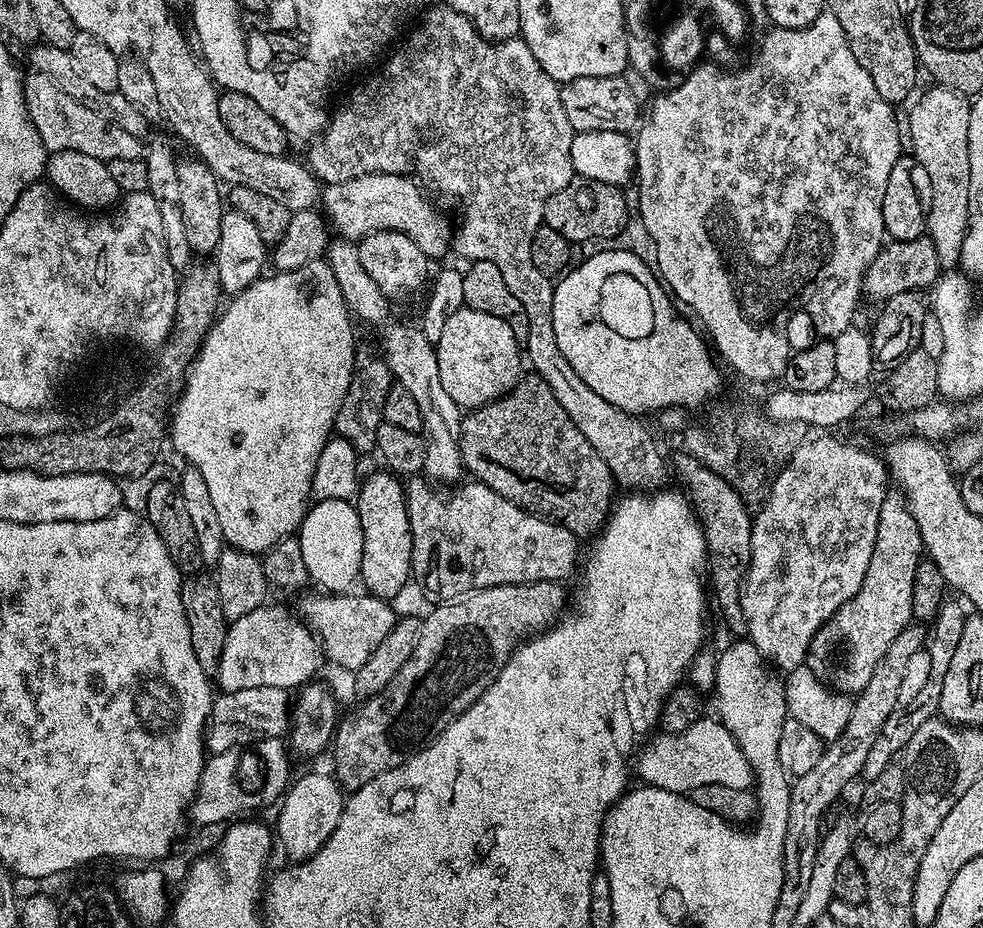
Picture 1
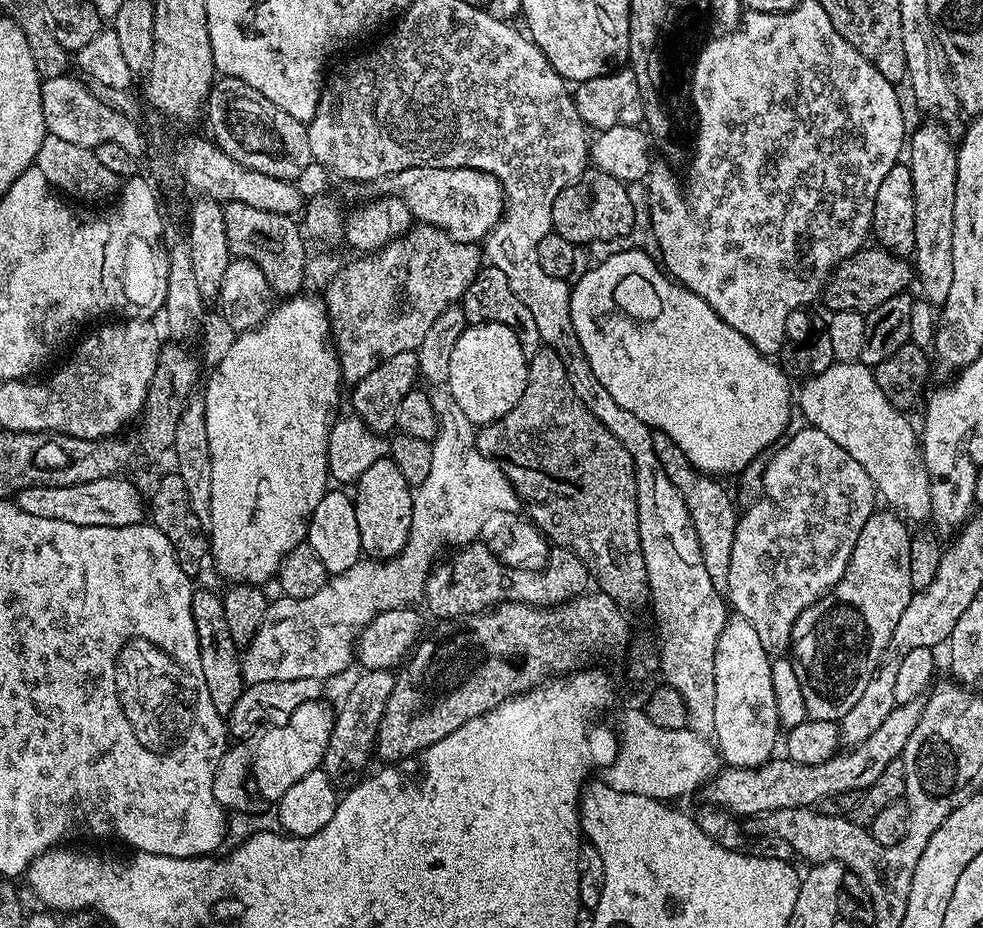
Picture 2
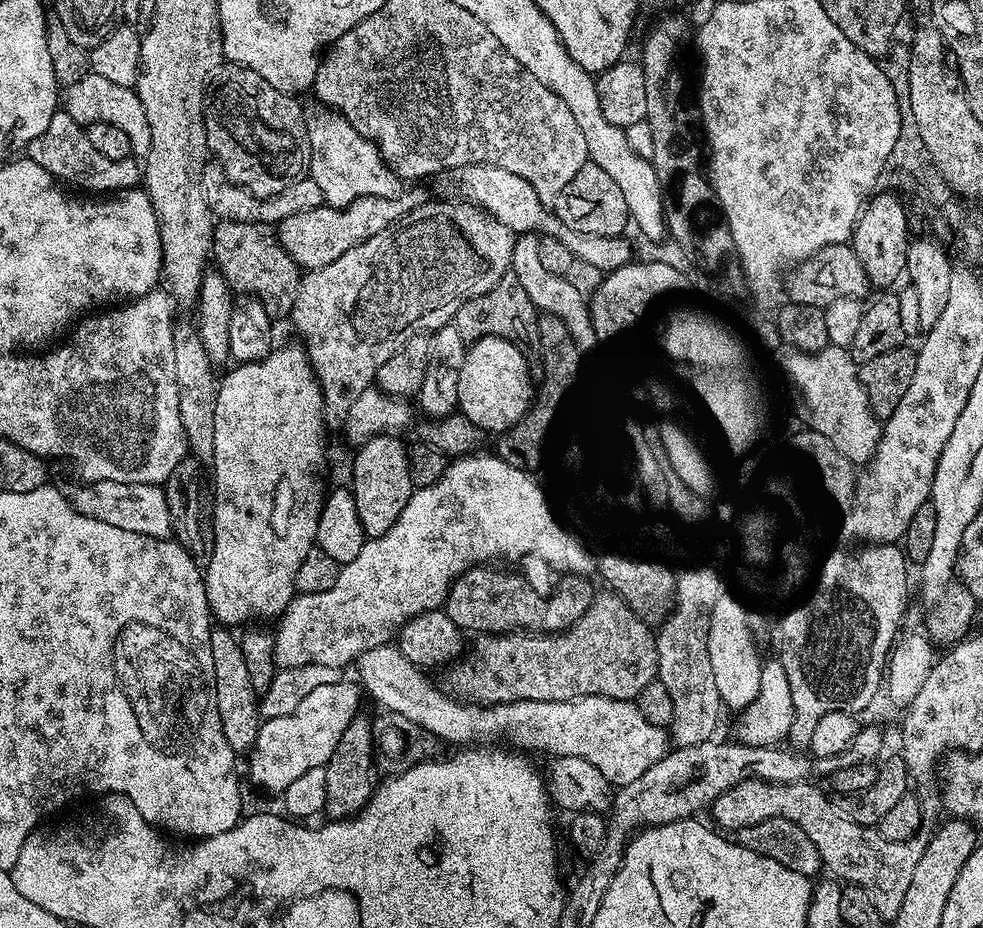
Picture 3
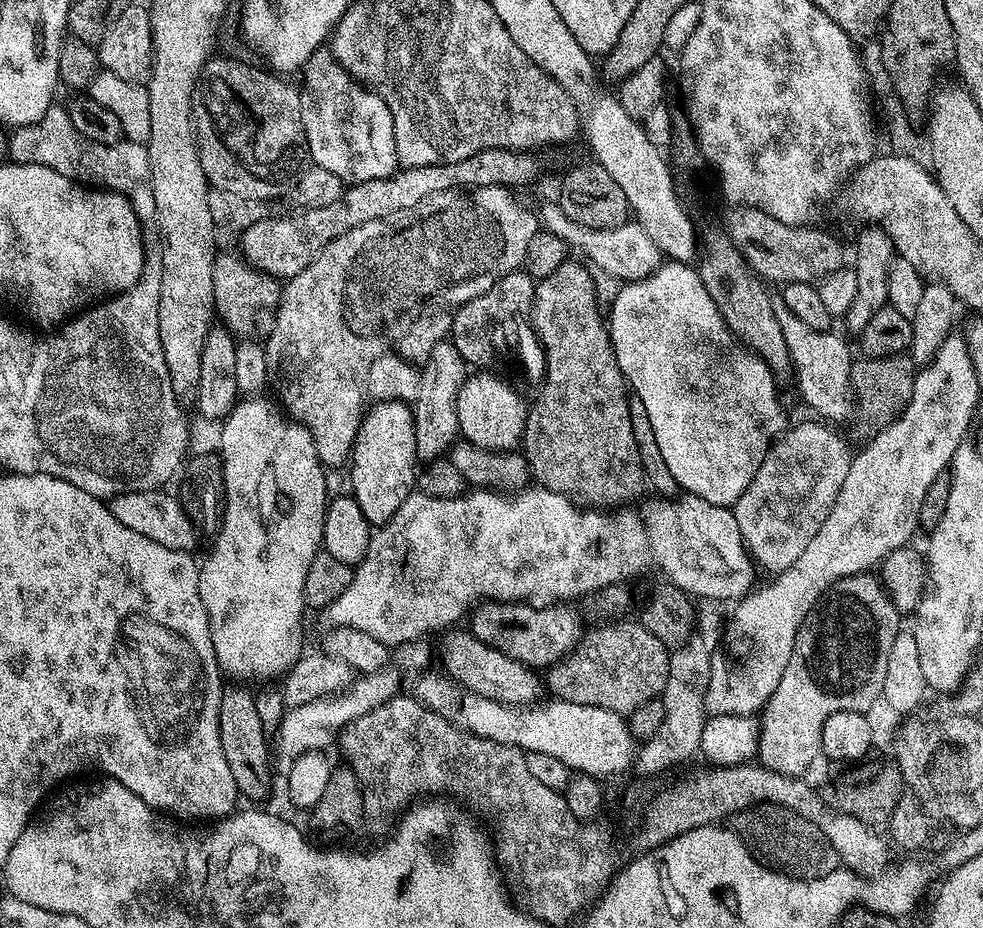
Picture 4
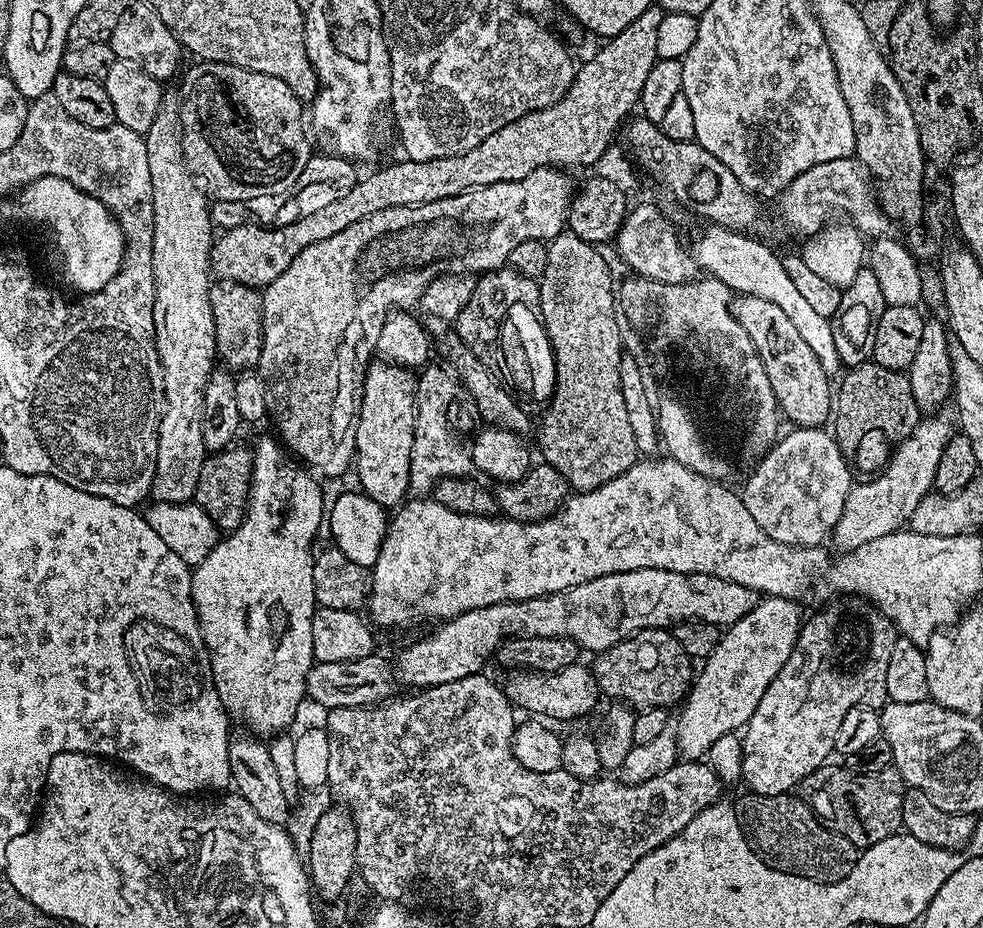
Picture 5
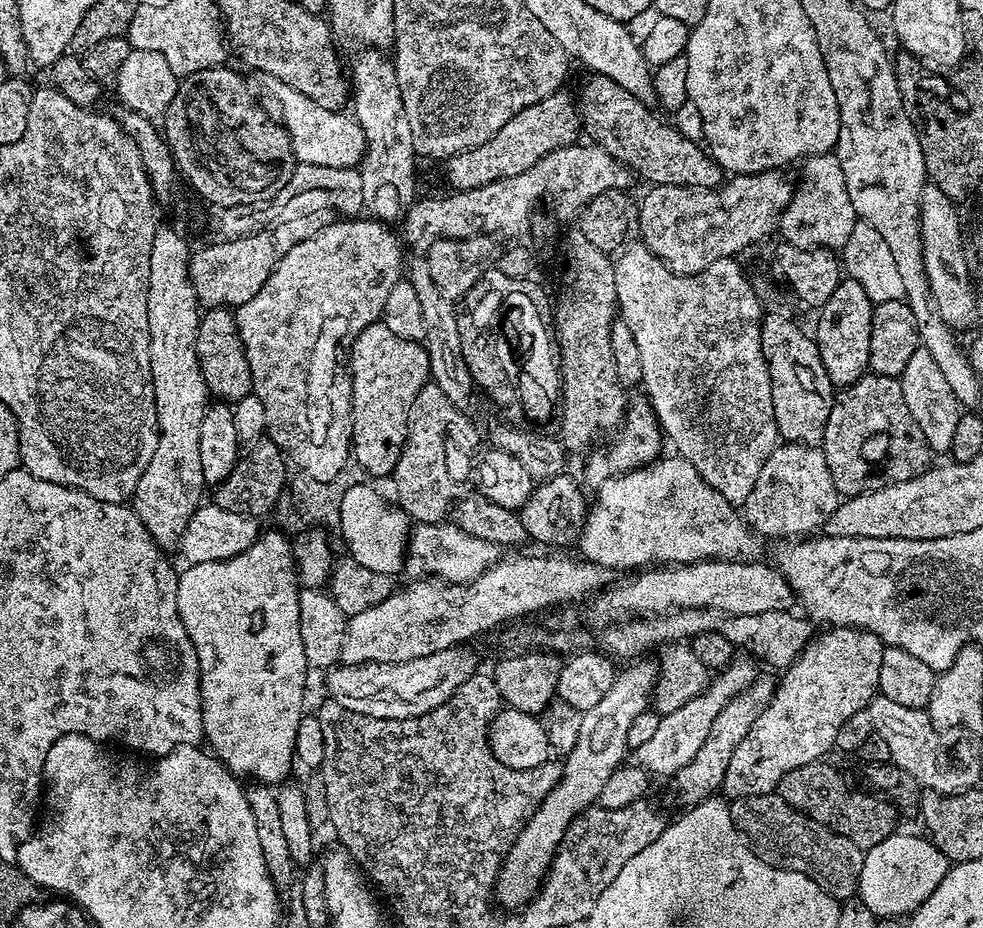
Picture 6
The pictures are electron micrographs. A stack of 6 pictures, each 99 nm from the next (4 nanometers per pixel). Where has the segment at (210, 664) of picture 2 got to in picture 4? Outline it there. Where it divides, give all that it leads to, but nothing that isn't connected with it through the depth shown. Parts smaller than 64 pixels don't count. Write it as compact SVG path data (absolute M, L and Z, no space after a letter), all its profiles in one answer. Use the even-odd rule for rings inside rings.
M236 686L240 688L225 687L220 693L220 710L218 730L222 738L222 755L230 766L230 774L234 774L237 793L249 796L252 800L260 800L272 788L272 764L268 761L270 756L270 736L264 732L261 719L258 718L258 711L255 705L253 689L248 686Z

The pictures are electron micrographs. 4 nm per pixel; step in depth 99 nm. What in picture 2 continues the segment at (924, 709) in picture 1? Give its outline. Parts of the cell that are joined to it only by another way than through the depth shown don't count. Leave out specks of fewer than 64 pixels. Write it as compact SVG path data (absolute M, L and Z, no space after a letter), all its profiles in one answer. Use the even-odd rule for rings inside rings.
M923 699L897 704L894 710L890 710L886 722L882 722L882 726L878 726L878 730L874 730L866 742L853 744L826 762L818 762L814 766L787 758L771 758L756 768L725 767L704 785L703 795L708 795L705 796L707 803L726 808L737 817L755 818L779 808L816 806L827 796L842 794L843 791L863 793L865 788L878 782L882 770L886 770L890 762L903 757L906 742L910 742L910 734L914 734L914 726L918 726L923 709Z

